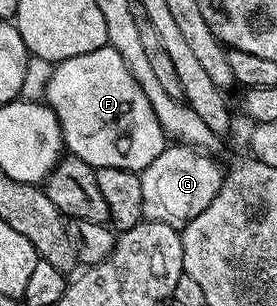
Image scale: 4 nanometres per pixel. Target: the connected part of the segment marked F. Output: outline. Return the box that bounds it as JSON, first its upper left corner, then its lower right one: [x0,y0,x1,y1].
[45,46,168,173]

